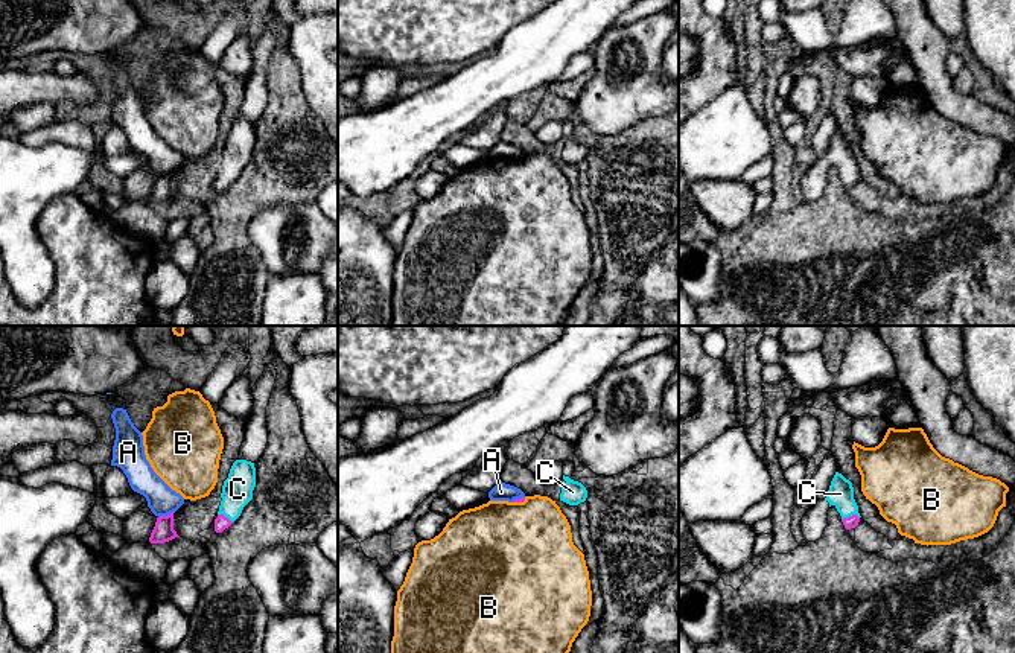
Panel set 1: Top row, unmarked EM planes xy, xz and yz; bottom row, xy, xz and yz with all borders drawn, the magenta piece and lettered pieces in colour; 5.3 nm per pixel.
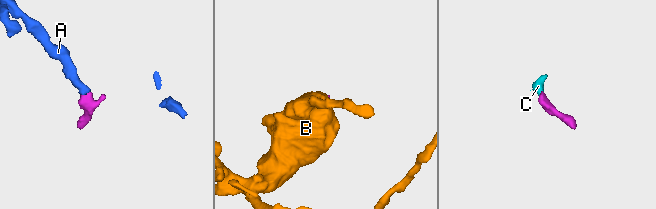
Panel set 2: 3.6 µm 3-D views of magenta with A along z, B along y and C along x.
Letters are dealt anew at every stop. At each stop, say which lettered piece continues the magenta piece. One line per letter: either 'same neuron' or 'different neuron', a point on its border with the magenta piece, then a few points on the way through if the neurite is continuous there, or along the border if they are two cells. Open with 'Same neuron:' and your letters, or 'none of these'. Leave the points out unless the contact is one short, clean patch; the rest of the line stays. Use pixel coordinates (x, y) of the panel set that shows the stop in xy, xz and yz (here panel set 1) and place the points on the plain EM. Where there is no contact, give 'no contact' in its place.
Same neuron: C
A: different neuron; contact xy (168, 174); border xy (174, 169), (159, 177)
B: different neuron; contact xz (519, 160)
C: same neuron; contact yz (849, 175); way yz (852, 180), (849, 175), (840, 152)

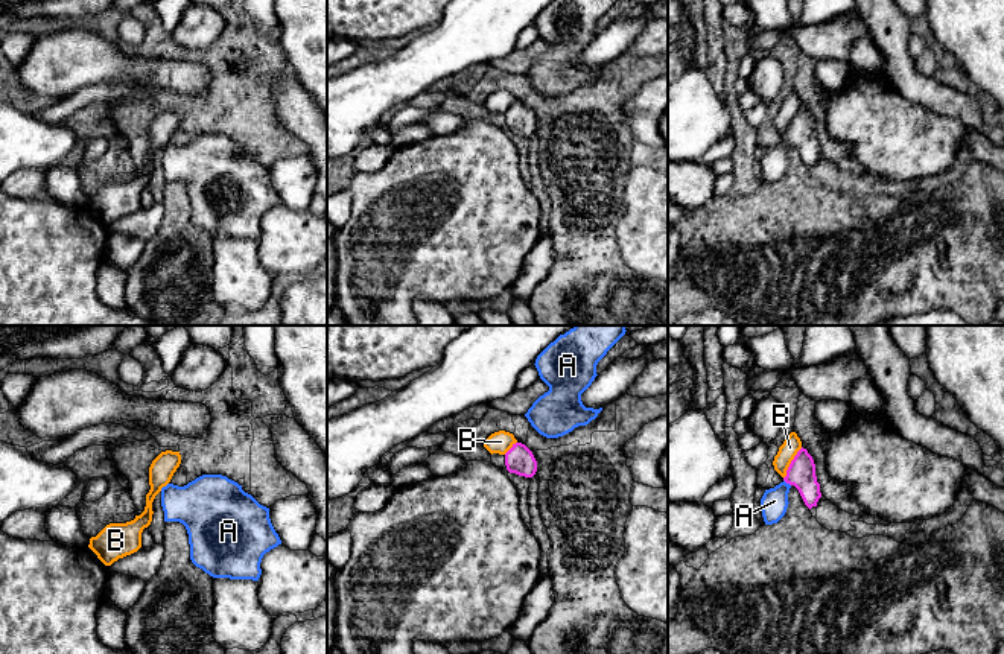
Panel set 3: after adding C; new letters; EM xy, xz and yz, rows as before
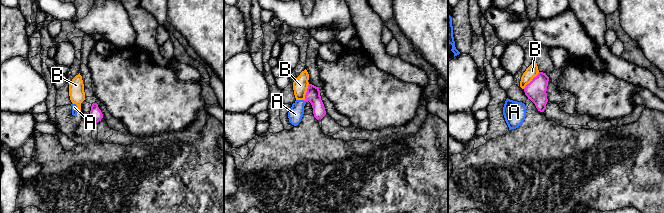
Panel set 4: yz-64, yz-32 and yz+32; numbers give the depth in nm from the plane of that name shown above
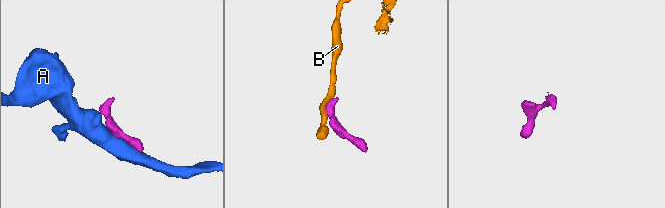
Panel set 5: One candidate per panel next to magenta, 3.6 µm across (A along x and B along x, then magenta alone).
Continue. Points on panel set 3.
Same neuron: A
A: same neuron; contact yz (787, 142); way yz (800, 133), (787, 142), (775, 160)
B: different neuron; contact yz (791, 122); border yz (802, 107), (784, 137)

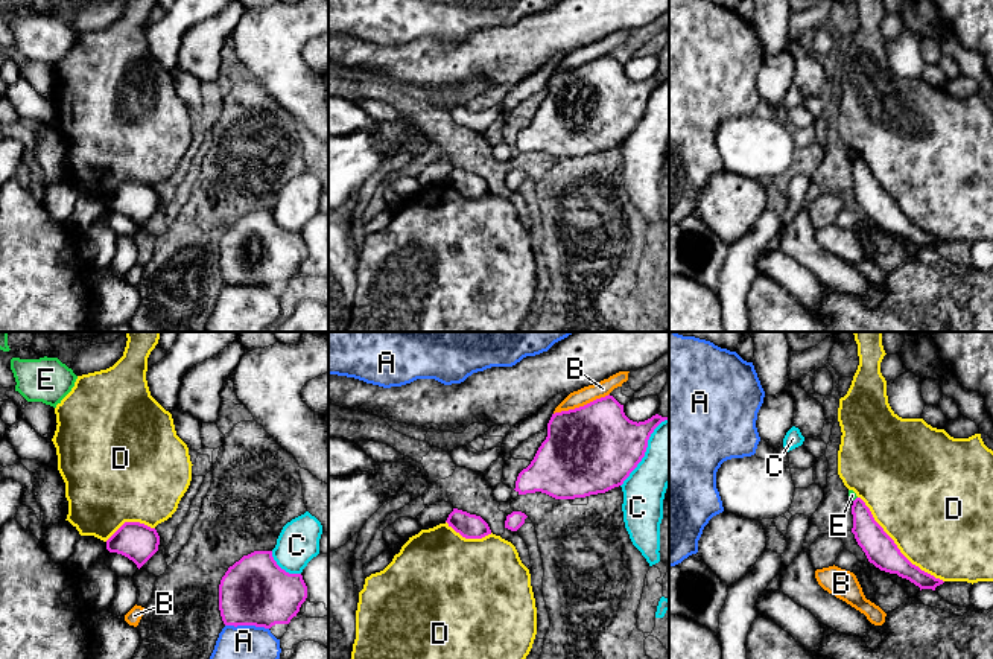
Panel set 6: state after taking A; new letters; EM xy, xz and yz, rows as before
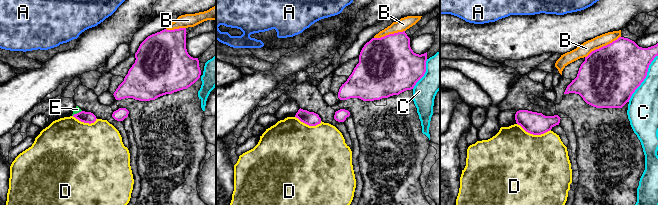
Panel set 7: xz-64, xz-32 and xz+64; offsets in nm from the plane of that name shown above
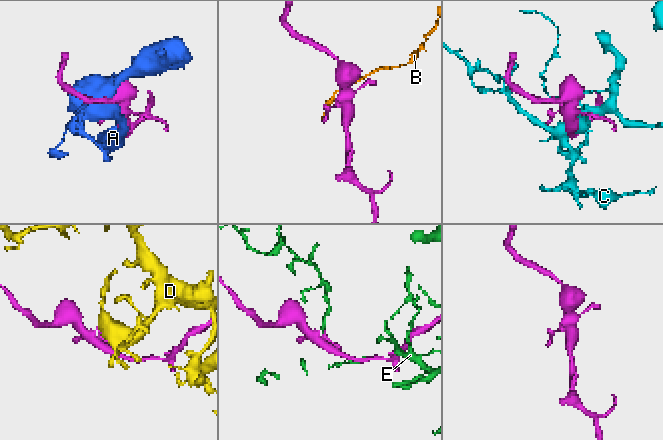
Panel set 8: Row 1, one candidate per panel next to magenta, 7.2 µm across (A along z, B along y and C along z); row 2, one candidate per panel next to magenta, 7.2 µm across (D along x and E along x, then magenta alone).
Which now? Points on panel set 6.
Same neuron: none of these
A: different neuron; contact xy (247, 283)
B: different neuron; contact xz (581, 66)
C: different neuron; contact xz (645, 110)
D: different neuron; contact yz (896, 204)
E: different neuron; contact yz (855, 159)

